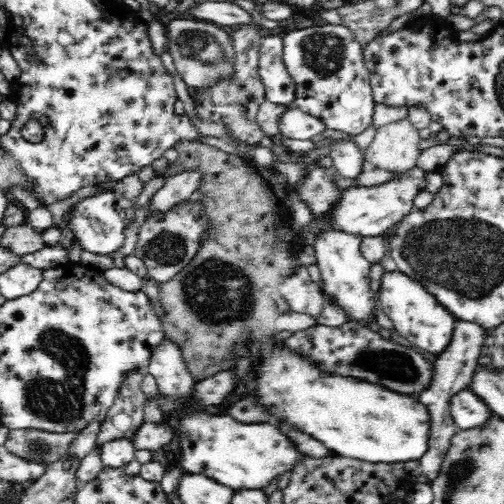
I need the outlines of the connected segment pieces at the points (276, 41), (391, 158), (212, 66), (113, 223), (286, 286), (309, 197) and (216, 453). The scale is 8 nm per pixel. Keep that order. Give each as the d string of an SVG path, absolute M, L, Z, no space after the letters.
M267 36L260 48L258 74L265 86L265 100L280 107L293 107L296 83L284 62L282 36Z
M408 118L377 128L373 141L363 153L368 169L403 173L414 167L421 153L418 131Z
M174 20L170 24L168 44L170 44L170 52L174 56L175 70L188 87L200 91L210 90L212 86L234 78L236 52L234 52L231 36L220 25L206 24L205 21Z
M113 190L103 191L99 195L87 197L75 205L69 227L81 242L82 249L97 255L108 255L124 244L124 230L134 218L134 202L126 200Z
M306 265L291 277L284 277L279 282L279 293L283 295L288 308L294 312L308 314L317 319L324 308L324 297L319 289L319 283L308 276Z
M316 166L312 168L312 174L308 174L304 184L295 190L300 193L300 200L314 210L314 214L320 214L324 210L330 213L331 206L339 200L340 190L330 184L330 174L326 170L320 170Z
M194 414L180 422L180 464L186 472L203 474L236 490L264 490L291 472L305 455L272 421L240 424L228 416Z

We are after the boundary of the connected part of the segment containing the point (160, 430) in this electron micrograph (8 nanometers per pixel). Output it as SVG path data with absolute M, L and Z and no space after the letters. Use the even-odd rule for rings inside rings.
M145 421L138 428L132 442L136 450L146 450L151 453L166 448L174 440L174 436L176 436L176 430L172 429L172 425L168 422Z

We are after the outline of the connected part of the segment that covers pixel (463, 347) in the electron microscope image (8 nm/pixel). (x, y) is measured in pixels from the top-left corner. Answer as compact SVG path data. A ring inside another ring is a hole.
M456 320L452 334L449 345L436 356L437 359L433 363L432 380L429 380L426 390L419 396L419 401L427 407L427 413L431 417L430 436L427 440L428 450L424 452L424 456L420 458L419 462L421 473L431 480L438 476L440 466L444 462L444 455L449 450L451 438L460 430L450 416L450 399L469 385L475 371L474 364L477 362L478 354L486 340L486 329L482 325L465 320Z

